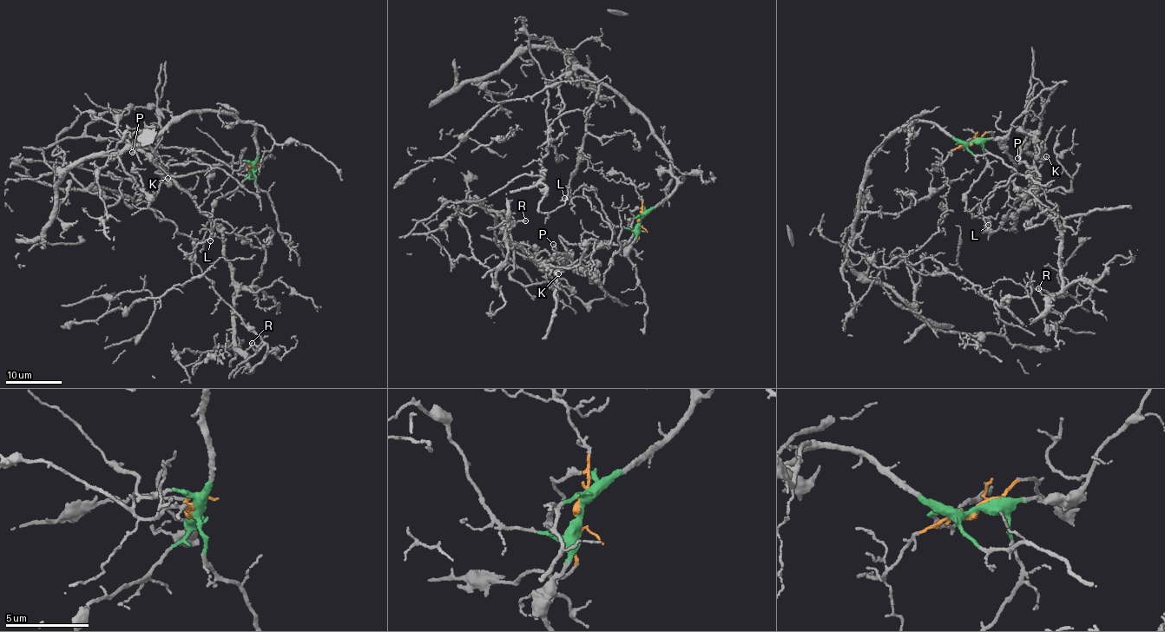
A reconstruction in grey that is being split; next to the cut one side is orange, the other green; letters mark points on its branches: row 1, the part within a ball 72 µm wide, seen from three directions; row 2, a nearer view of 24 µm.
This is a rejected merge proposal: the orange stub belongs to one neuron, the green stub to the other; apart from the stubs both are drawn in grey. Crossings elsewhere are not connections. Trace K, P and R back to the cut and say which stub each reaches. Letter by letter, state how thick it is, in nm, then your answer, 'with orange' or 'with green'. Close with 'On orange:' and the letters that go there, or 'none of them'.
K: calibre 100 nm; with orange
P: calibre 100 nm; with orange
R: calibre 110 nm; with orange
On orange: K, P, R

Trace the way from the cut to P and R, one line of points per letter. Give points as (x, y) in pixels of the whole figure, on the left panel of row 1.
P: (251, 167), (249, 163), (233, 163), (178, 177), (155, 171), (162, 169), (156, 146), (133, 146), (132, 151)
R: (251, 167), (233, 163), (178, 177), (155, 171), (167, 174), (222, 233), (235, 286), (235, 348), (252, 343)

